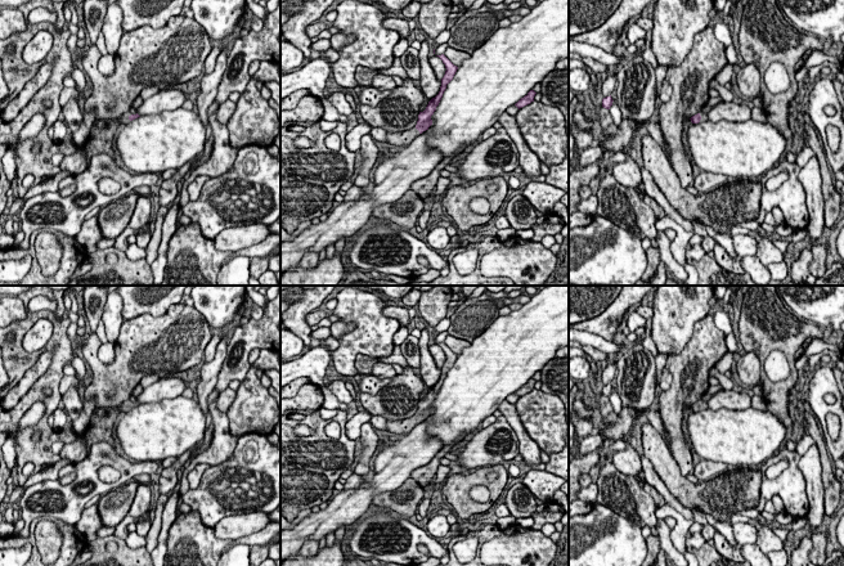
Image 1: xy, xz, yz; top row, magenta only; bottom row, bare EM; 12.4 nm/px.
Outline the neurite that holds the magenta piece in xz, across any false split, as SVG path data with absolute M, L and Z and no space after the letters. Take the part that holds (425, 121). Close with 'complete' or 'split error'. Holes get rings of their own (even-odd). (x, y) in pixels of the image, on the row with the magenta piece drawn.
M444 54L436 57L439 57L443 60L446 68L445 75L441 78L439 94L428 102L423 112L419 112L417 125L413 129L400 132L387 131L386 132L387 143L398 147L408 147L418 135L428 130L428 127L432 125L431 116L436 111L436 107L439 105L443 98L446 85L453 80L458 69L458 67L454 66Z; split error

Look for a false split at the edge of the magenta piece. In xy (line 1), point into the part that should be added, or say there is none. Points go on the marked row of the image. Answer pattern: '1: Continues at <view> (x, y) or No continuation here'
1: Continues at xy (124, 120)

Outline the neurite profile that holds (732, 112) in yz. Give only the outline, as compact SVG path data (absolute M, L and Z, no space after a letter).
M720 103L708 112L708 120L719 122L722 120L729 122L745 122L751 118L751 109L744 103Z

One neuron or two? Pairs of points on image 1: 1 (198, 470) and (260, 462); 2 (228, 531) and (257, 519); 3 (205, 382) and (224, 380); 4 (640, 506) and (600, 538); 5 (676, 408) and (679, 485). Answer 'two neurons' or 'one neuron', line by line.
1: two neurons
2: one neuron
3: two neurons
4: two neurons
5: two neurons

